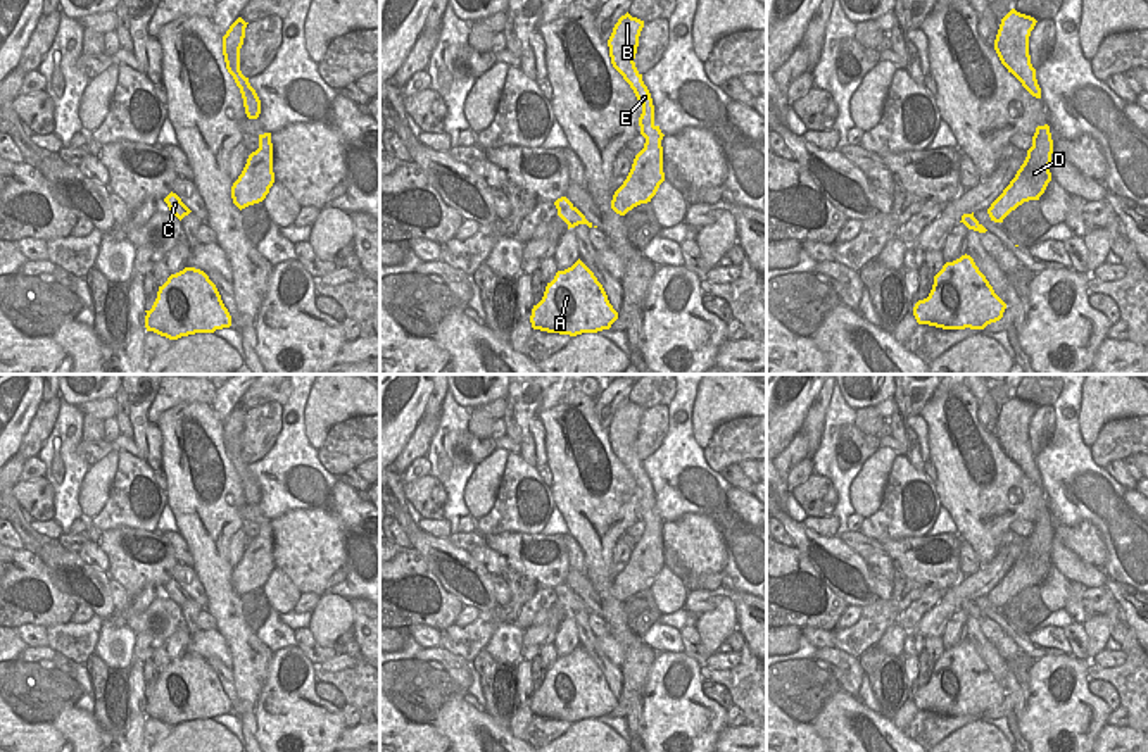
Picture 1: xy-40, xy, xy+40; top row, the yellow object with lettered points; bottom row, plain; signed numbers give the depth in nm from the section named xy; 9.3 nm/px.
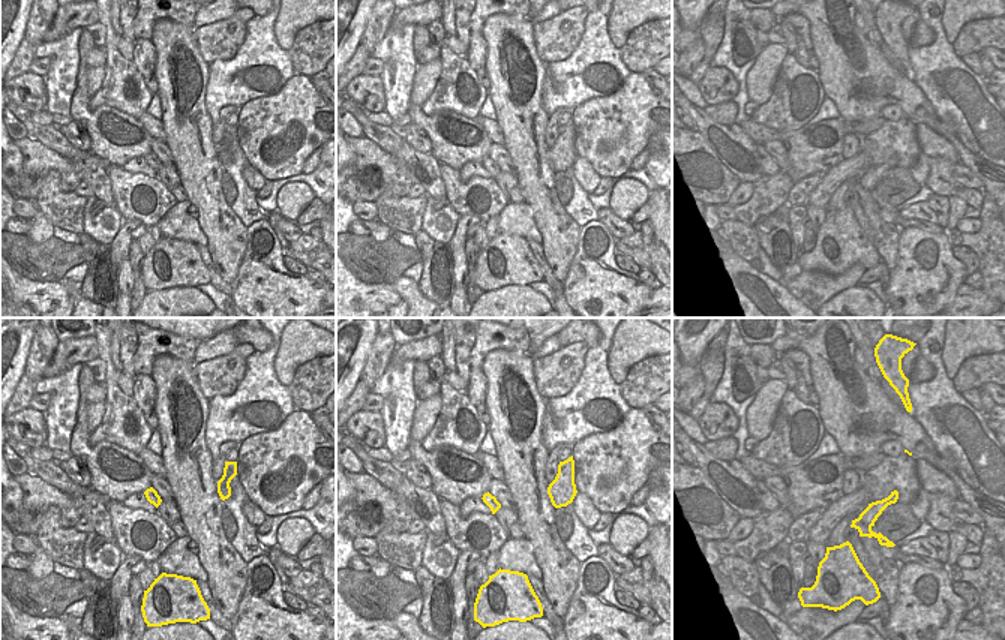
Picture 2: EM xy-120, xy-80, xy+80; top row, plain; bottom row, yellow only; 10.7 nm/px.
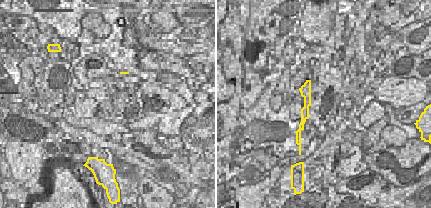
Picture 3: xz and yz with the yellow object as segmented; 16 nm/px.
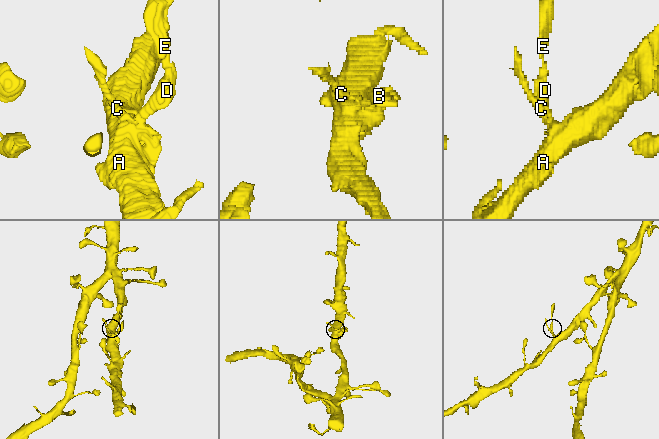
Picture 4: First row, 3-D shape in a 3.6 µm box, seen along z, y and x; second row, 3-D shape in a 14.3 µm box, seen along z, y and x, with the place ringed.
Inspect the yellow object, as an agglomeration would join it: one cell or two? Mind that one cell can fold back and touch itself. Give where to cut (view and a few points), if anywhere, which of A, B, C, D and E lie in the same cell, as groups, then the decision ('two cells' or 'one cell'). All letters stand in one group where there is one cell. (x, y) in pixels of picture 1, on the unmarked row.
cut in xy along (639, 504), (653, 509); A C D / B E; two cells

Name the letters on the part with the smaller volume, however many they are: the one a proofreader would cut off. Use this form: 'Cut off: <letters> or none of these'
Cut off: B, E

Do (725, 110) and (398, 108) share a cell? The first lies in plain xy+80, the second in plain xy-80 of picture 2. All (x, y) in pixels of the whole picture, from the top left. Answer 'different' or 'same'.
different

